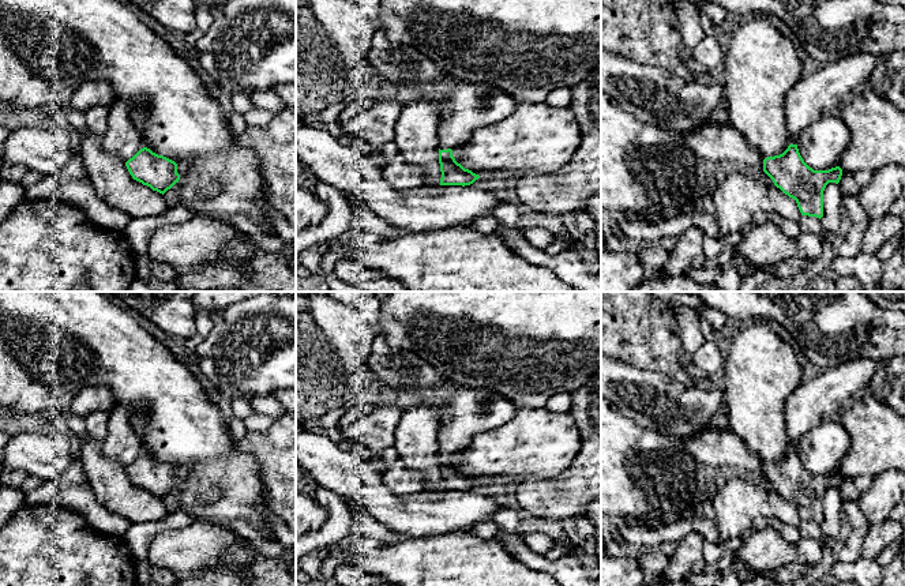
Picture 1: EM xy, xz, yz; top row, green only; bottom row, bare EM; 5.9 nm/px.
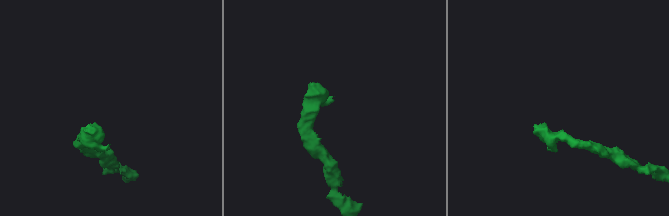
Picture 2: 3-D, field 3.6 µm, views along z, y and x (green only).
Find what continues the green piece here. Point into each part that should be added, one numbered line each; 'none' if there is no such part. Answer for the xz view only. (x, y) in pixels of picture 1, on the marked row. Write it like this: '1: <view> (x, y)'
1: xz (468, 106)

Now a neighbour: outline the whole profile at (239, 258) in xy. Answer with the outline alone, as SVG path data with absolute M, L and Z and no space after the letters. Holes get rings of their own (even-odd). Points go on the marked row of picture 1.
M234 245L234 248L230 251L230 258L228 260L221 262L221 266L244 268L249 264L251 259L252 258L248 256L243 245Z

